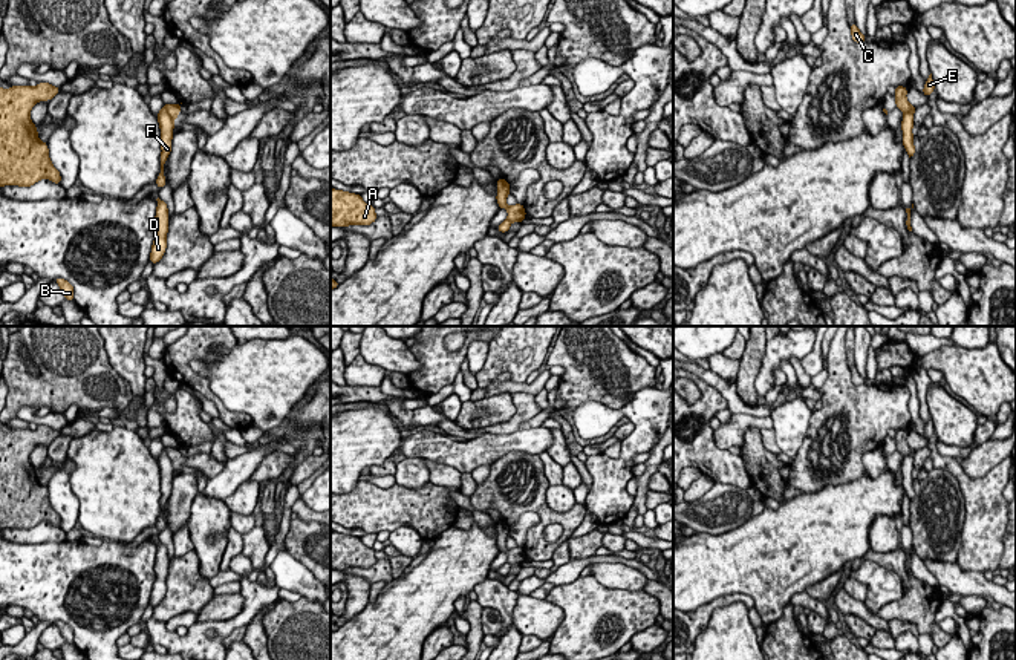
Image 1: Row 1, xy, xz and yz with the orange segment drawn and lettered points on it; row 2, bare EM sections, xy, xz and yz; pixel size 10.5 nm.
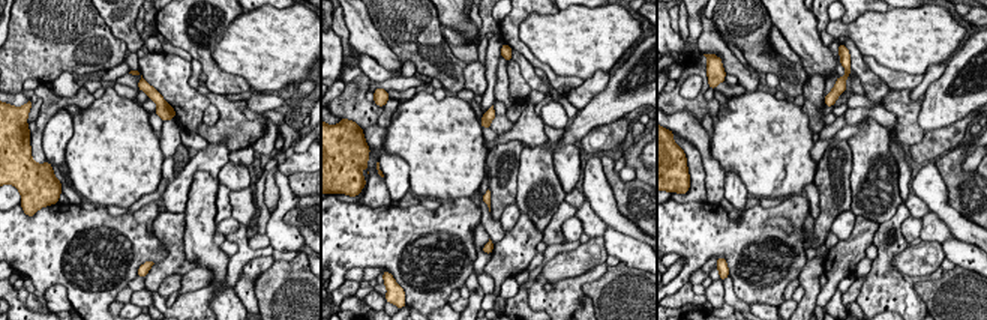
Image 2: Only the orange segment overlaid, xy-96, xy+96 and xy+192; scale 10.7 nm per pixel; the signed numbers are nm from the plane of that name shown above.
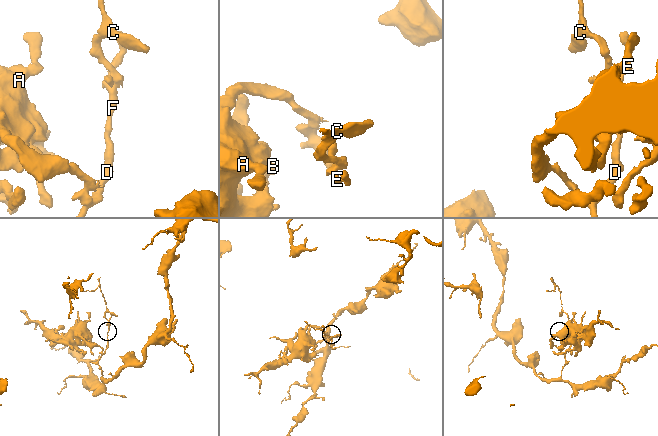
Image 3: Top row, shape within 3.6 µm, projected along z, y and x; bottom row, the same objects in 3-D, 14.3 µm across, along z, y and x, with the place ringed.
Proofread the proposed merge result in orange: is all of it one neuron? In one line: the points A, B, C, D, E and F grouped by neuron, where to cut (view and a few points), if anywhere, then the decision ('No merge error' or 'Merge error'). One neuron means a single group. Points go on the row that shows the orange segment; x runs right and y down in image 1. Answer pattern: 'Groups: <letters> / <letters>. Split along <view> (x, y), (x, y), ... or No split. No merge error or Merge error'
Groups: A B D E F / C. Split along xy (164, 104), (172, 120). Merge error

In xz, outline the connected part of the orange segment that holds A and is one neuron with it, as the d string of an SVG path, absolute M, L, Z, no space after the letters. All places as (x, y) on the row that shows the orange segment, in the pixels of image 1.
M331 190L331 227L370 225L378 216L360 194Z

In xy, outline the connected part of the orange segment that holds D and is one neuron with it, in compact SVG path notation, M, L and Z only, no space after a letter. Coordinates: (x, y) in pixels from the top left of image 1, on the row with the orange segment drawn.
M159 198L158 201L158 208L156 208L156 217L155 217L155 230L156 230L156 237L153 240L151 247L151 254L150 254L150 262L155 265L156 262L161 260L161 257L165 253L167 248L167 231L168 231L168 208L164 201Z

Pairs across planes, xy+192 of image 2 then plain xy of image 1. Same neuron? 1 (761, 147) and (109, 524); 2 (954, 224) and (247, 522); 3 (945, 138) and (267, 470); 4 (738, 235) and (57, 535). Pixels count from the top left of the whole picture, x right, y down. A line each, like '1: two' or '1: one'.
1: one
2: two
3: one
4: two

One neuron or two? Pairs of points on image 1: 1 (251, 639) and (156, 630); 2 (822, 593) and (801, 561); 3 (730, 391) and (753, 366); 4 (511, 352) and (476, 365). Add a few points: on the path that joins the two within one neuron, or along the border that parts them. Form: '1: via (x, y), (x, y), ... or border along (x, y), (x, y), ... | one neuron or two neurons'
1: border along (263, 607), (247, 625) | two neurons
2: border along (842, 567), (804, 590) | two neurons
3: border along (735, 383), (745, 403), (761, 400) | two neurons
4: border along (490, 343), (485, 363), (475, 375) | two neurons

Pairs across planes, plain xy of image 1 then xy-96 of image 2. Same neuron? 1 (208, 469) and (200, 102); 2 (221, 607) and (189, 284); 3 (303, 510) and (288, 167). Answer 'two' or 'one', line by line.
1: two
2: one
3: two

